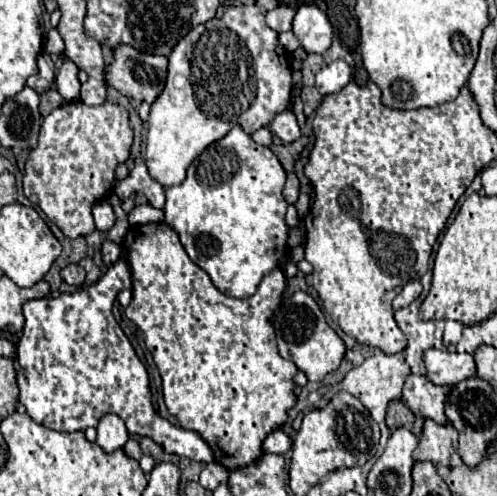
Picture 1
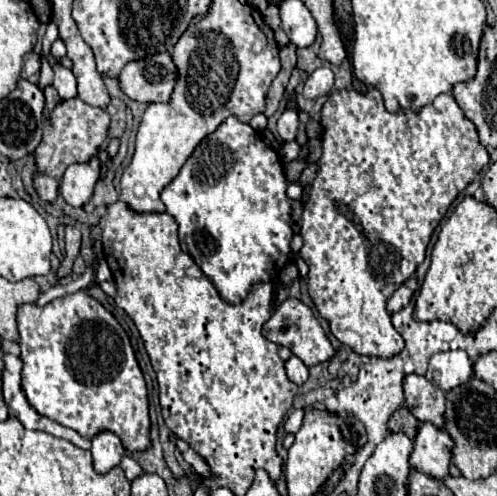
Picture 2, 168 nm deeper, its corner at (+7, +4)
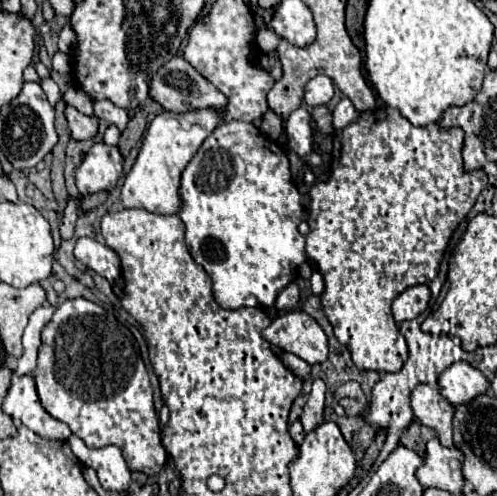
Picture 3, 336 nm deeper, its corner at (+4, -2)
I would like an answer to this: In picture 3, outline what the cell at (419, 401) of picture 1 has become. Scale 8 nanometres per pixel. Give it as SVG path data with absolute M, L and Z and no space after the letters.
M418 384L412 394L412 410L420 424L436 430L440 442L444 446L452 446L452 416L454 406L432 386Z

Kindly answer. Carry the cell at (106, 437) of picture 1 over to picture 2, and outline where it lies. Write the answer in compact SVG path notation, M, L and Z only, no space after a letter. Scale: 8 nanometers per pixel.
M101 432L91 440L91 454L93 454L95 472L107 474L111 468L115 468L121 462L125 448L115 434Z

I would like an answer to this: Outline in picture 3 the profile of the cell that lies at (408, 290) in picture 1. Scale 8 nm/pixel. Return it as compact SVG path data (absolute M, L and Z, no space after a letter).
M426 284L424 286L412 286L412 288L408 288L392 304L394 320L400 324L404 320L416 318L420 312L424 312L424 308L428 306L428 300L430 300L430 290L428 290Z

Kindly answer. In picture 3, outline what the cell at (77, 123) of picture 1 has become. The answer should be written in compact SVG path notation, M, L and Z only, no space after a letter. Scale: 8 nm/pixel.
M66 106L66 120L70 124L70 138L72 140L90 140L98 132L98 118L80 114L72 106Z

